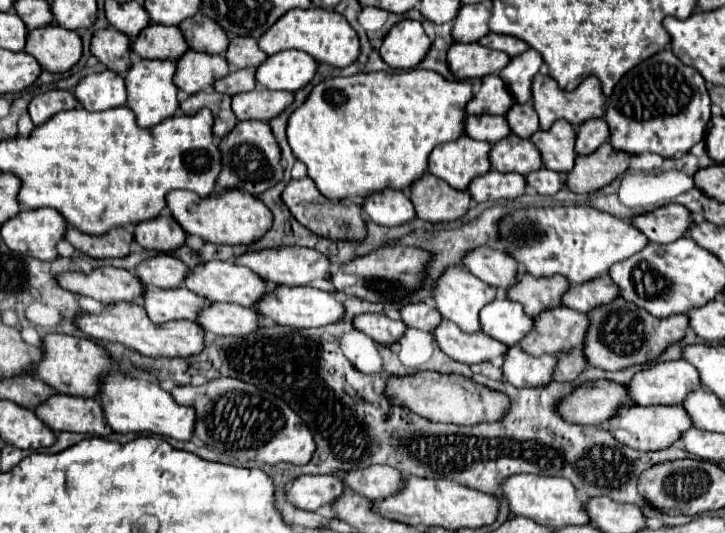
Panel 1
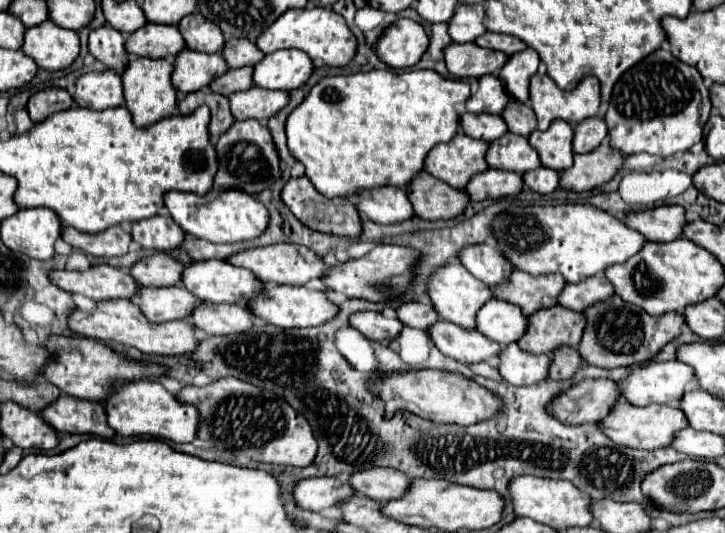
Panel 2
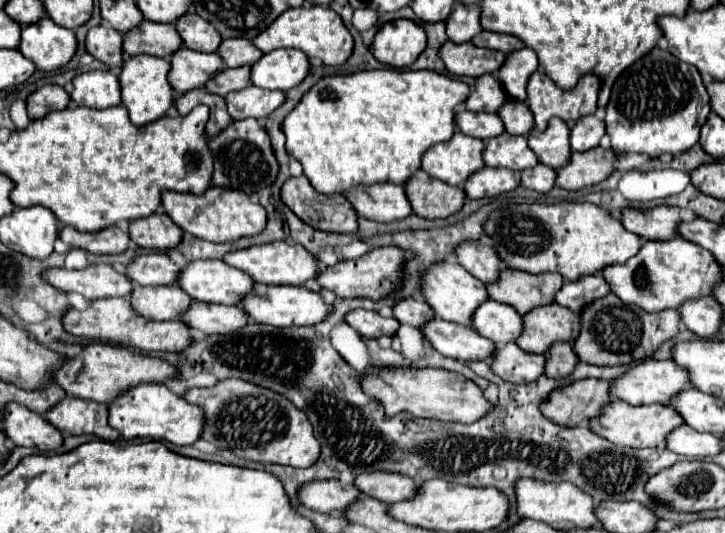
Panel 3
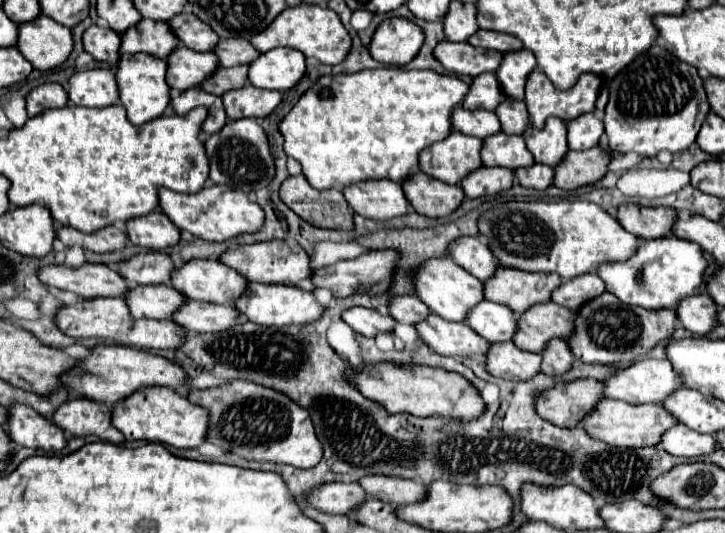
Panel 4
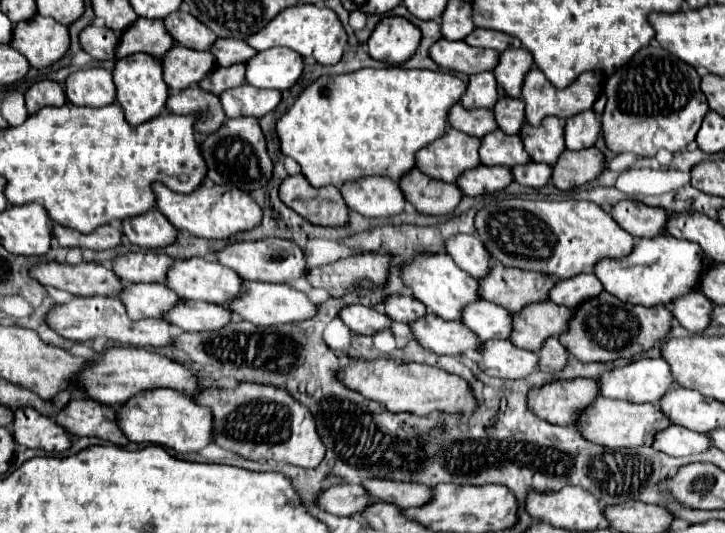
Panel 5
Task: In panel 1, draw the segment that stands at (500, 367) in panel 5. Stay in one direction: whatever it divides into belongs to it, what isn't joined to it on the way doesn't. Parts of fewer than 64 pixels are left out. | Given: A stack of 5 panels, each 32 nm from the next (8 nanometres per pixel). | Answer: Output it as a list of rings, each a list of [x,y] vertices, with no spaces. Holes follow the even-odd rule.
[[[512,346],[508,354],[504,356],[504,378],[518,386],[518,388],[538,388],[538,386],[548,386],[554,380],[554,370],[556,370],[558,358],[556,356],[540,356],[540,358],[530,358],[520,346]]]

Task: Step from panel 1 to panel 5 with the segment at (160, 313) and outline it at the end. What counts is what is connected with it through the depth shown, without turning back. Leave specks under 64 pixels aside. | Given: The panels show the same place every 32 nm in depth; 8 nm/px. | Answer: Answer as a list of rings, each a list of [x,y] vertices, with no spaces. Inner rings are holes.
[[[166,284],[124,286],[120,298],[128,310],[128,316],[134,320],[164,318],[180,302],[178,294],[174,294]]]

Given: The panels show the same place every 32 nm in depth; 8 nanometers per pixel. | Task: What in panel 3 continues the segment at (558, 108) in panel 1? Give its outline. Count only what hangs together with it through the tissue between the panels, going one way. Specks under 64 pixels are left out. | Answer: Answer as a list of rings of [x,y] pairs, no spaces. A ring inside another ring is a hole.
[[[536,72],[534,76],[530,76],[530,82],[528,82],[528,104],[530,104],[530,110],[534,112],[536,128],[546,130],[548,120],[554,116],[562,118],[564,122],[568,122],[572,126],[580,118],[594,114],[598,108],[598,92],[600,92],[600,80],[594,74],[582,76],[580,82],[576,84],[576,88],[572,88],[572,90],[560,90],[546,74]]]

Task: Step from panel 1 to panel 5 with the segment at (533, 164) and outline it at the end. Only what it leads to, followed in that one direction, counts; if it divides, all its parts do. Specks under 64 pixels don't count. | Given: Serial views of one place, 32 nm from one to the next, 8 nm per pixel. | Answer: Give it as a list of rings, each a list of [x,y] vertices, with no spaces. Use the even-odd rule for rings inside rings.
[[[502,130],[486,134],[480,146],[480,160],[486,166],[518,166],[532,162],[530,154],[524,150],[520,136],[508,136]]]

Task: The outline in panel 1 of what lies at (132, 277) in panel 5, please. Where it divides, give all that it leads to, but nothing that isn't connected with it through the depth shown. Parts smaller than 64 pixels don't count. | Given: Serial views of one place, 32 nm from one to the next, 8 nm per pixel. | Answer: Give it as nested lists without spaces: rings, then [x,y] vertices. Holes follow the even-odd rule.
[[[160,254],[156,258],[150,258],[146,262],[142,262],[136,270],[134,270],[140,280],[146,286],[156,286],[156,288],[178,288],[184,284],[186,276],[190,274],[190,268],[168,254]]]

